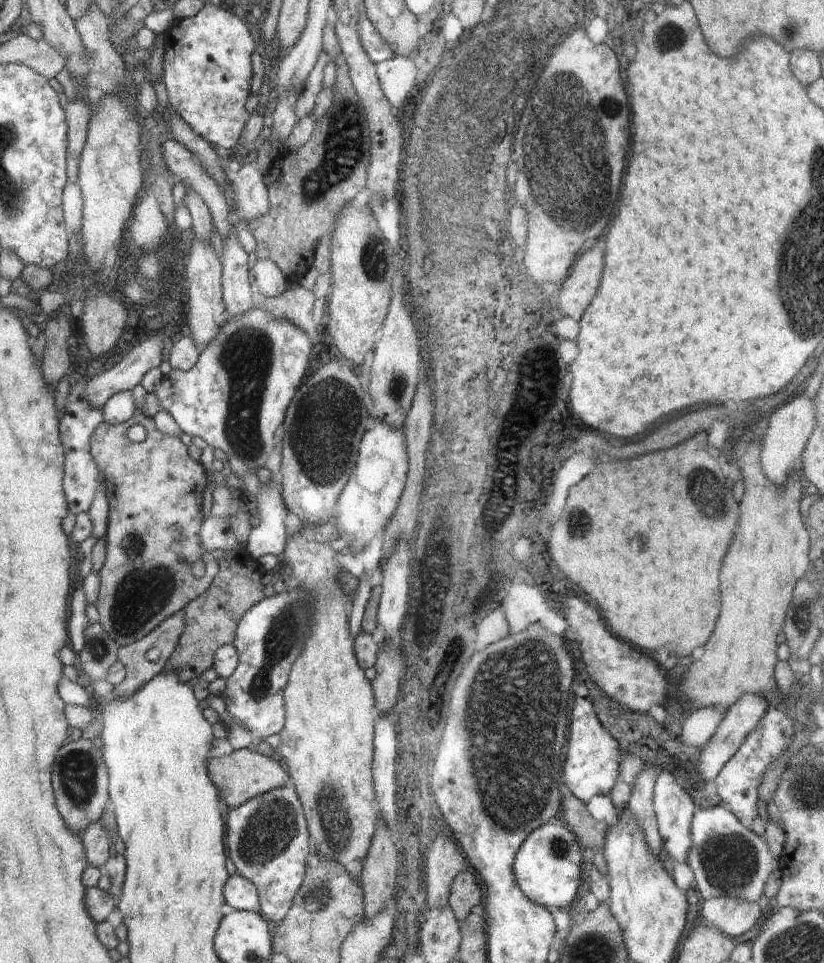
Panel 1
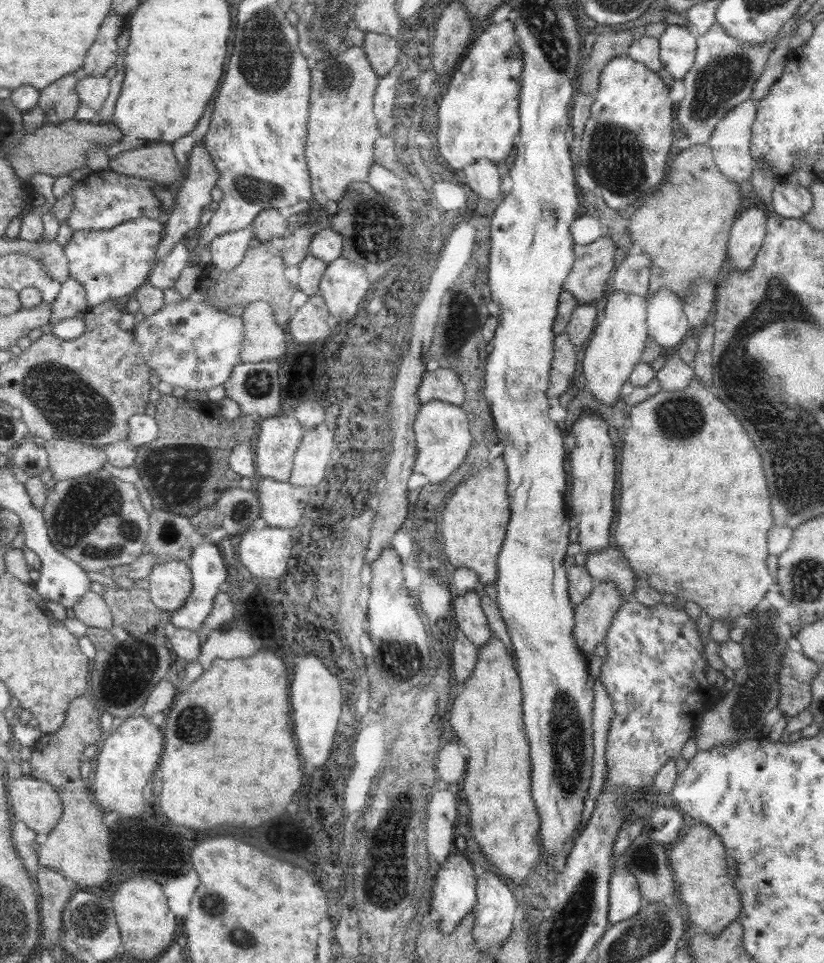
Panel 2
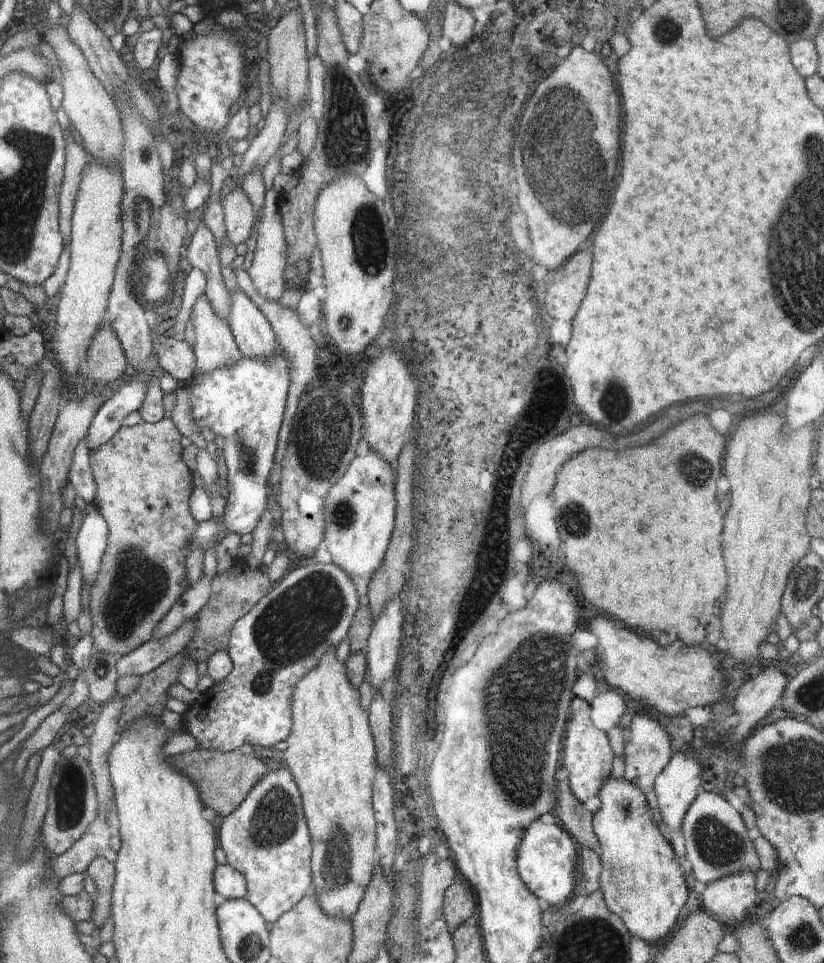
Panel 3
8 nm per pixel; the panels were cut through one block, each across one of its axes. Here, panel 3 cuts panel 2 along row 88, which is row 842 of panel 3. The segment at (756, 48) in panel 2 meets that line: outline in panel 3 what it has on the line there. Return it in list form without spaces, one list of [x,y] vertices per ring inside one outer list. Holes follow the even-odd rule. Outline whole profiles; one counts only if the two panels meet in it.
[[[700,790],[688,807],[680,829],[685,838],[685,858],[691,864],[691,874],[702,886],[740,871],[755,874],[761,868],[761,860],[748,837],[741,814],[721,795]]]

